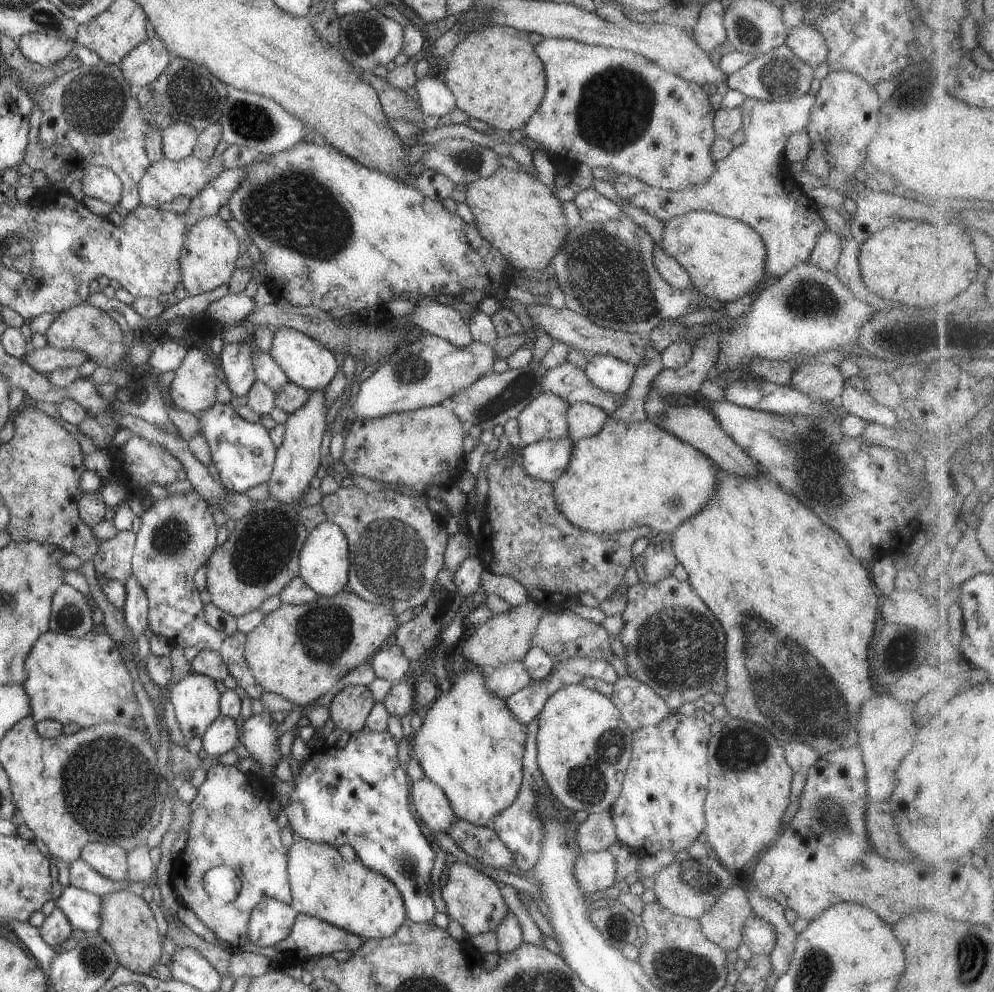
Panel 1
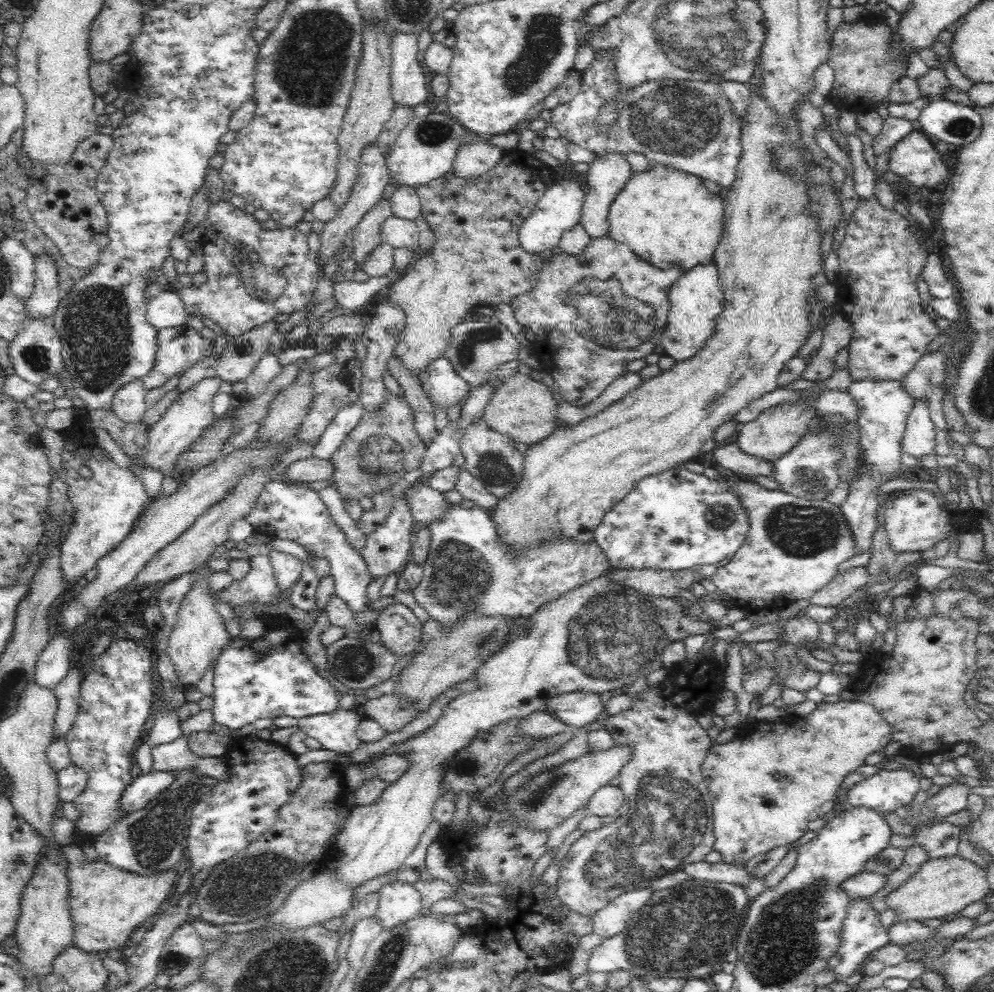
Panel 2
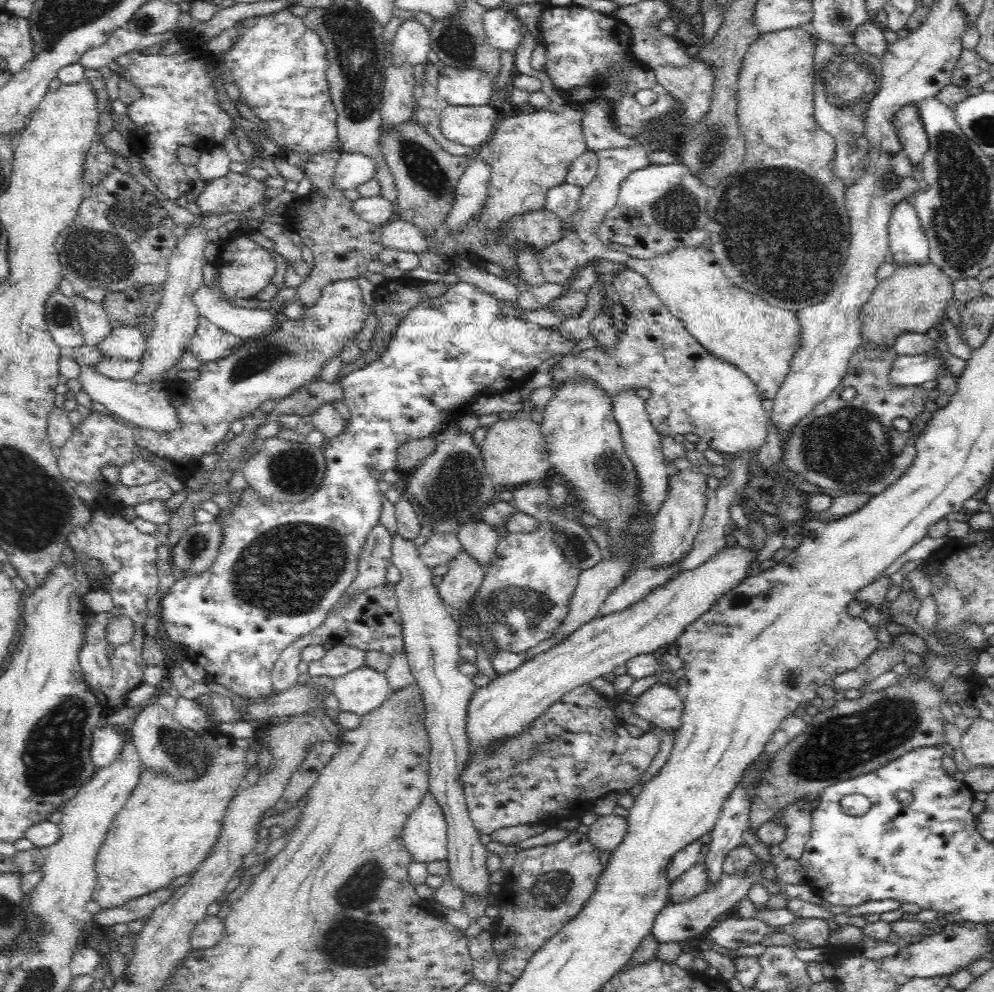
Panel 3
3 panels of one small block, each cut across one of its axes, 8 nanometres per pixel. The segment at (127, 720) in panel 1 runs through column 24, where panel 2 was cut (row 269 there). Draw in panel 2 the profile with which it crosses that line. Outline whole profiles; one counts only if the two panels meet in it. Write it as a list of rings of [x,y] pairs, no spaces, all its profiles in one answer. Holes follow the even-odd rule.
[[[667,165],[630,176],[609,209],[609,236],[628,246],[633,253],[658,269],[681,268],[684,274],[697,265],[713,262],[724,229],[724,203],[700,184],[701,178],[682,172],[678,178],[666,178],[674,172]]]

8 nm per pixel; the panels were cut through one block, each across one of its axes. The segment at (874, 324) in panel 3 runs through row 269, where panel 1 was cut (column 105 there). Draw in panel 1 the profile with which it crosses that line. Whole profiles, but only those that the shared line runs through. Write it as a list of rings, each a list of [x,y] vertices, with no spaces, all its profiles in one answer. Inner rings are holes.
[[[125,889],[101,897],[100,926],[97,932],[113,948],[119,965],[140,975],[151,975],[159,963],[163,938],[159,936],[155,918],[141,896]]]

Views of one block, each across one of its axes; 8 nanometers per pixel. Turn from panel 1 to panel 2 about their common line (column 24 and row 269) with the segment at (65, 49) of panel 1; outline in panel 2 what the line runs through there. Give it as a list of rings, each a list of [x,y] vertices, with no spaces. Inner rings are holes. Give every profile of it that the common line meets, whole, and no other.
[[[48,255],[35,256],[35,287],[25,301],[25,310],[29,312],[28,319],[48,319],[62,299],[59,288],[58,267]]]

